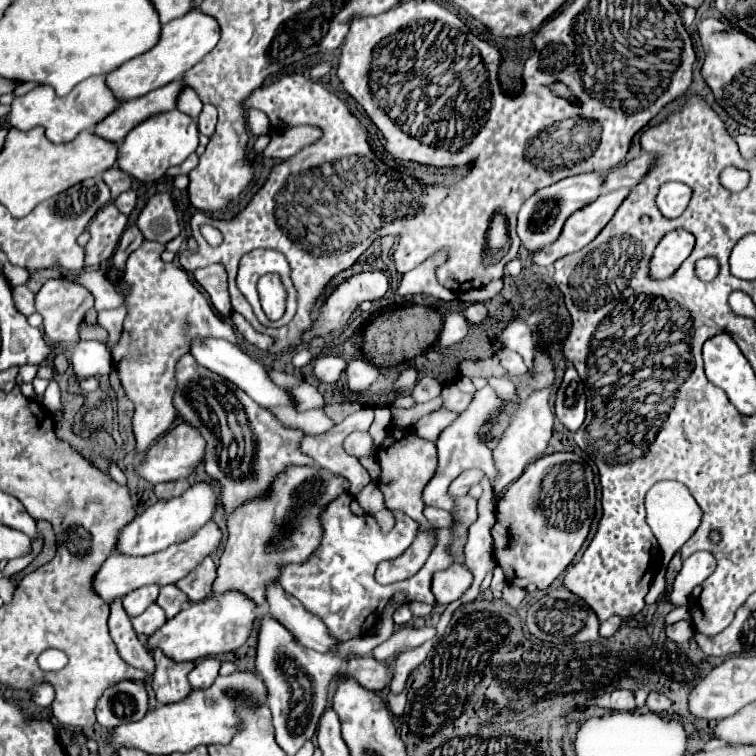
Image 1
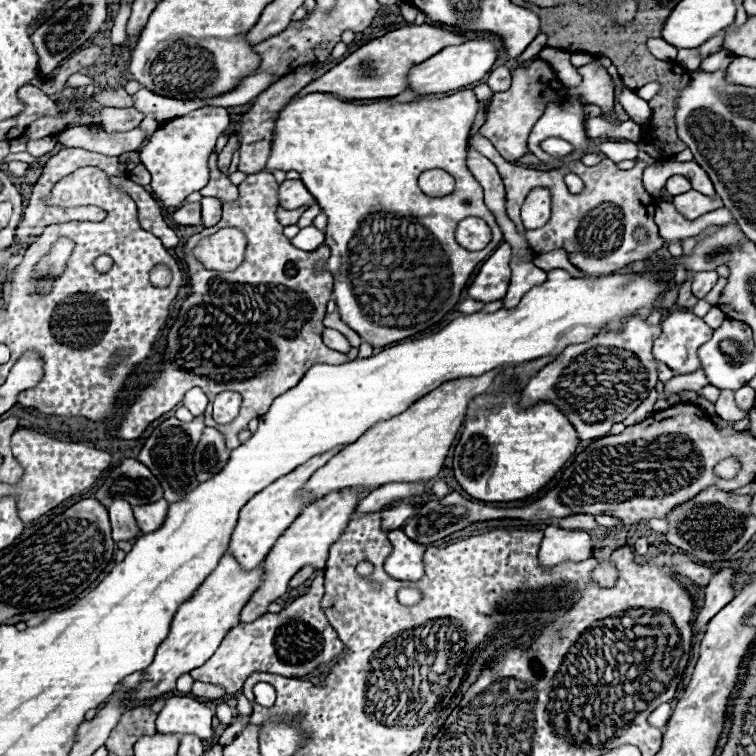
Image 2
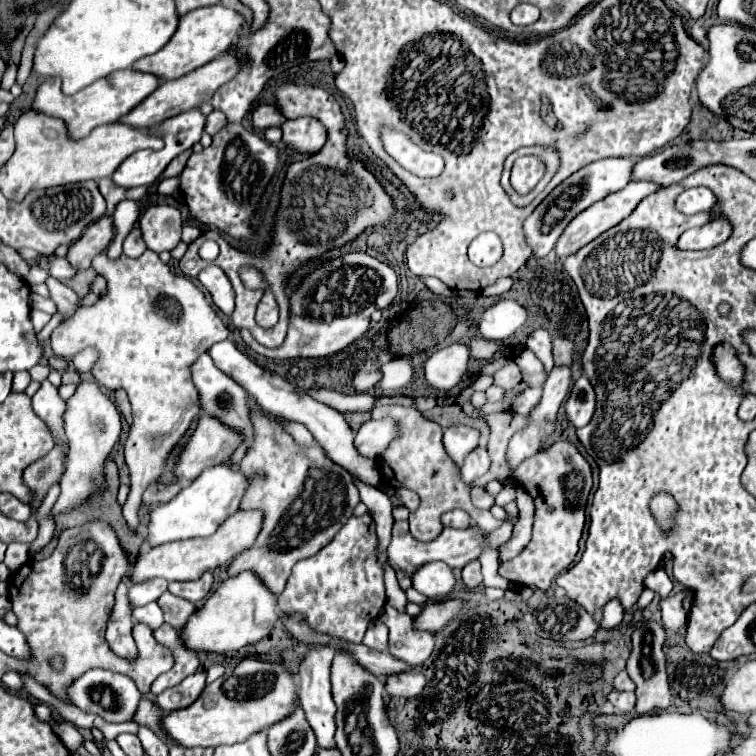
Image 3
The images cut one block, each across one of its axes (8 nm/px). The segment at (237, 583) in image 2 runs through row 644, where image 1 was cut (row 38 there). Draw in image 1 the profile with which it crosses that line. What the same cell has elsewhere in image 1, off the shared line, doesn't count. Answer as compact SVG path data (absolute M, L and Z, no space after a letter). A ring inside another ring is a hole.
M200 10L188 12L182 18L176 18L162 26L160 40L150 52L144 52L144 54L136 56L134 60L128 60L126 64L108 72L106 84L112 90L112 94L116 96L116 100L120 100L120 102L144 96L150 90L156 90L174 80L180 80L186 70L190 70L194 64L198 64L218 44L218 40L220 40L220 32L218 32L218 24L216 24L216 20L212 20L212 16L206 16Z

